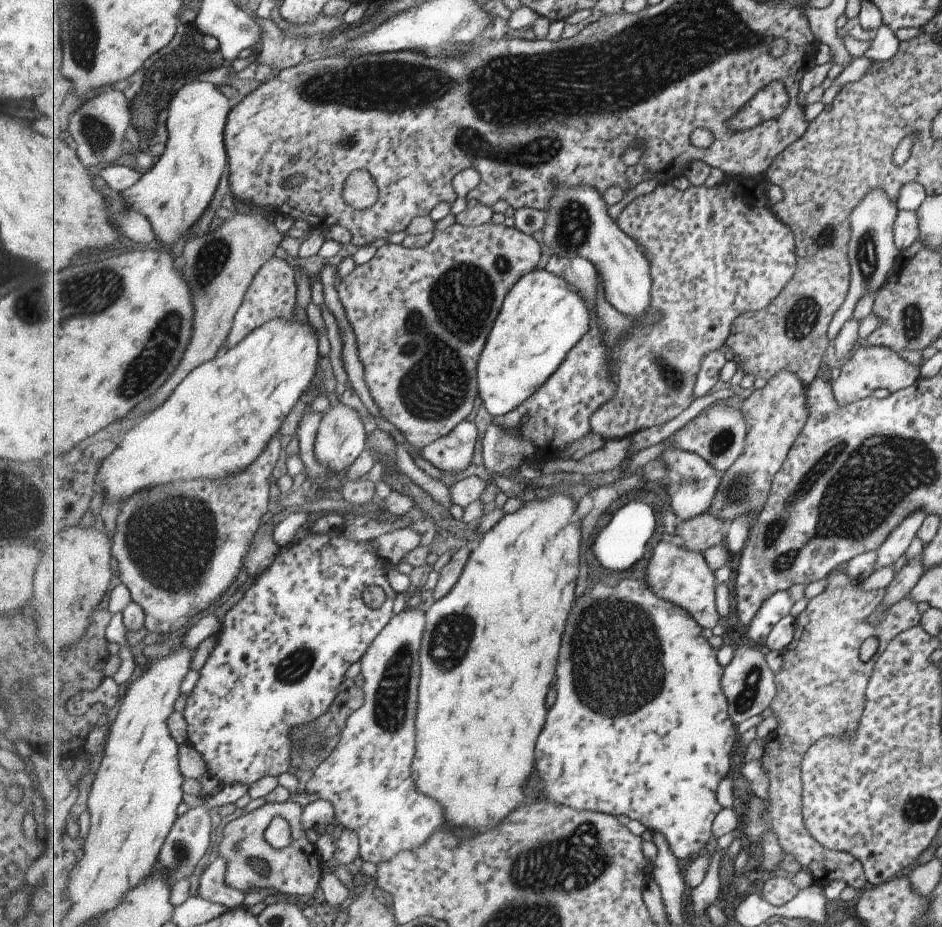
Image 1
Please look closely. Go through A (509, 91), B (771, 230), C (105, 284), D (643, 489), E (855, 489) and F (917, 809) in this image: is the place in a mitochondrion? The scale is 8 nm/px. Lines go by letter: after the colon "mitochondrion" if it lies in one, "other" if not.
A: mitochondrion
B: other
C: mitochondrion
D: other
E: mitochondrion
F: mitochondrion

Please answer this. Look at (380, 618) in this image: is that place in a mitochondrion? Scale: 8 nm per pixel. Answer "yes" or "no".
no

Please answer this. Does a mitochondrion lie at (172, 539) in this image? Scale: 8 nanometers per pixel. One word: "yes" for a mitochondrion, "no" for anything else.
yes

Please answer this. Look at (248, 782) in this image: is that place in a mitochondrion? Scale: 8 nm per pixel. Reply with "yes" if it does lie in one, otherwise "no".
no

